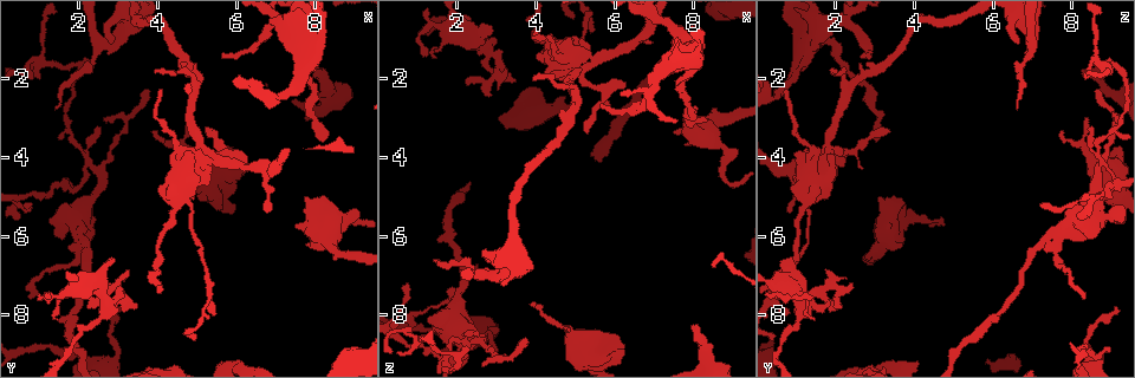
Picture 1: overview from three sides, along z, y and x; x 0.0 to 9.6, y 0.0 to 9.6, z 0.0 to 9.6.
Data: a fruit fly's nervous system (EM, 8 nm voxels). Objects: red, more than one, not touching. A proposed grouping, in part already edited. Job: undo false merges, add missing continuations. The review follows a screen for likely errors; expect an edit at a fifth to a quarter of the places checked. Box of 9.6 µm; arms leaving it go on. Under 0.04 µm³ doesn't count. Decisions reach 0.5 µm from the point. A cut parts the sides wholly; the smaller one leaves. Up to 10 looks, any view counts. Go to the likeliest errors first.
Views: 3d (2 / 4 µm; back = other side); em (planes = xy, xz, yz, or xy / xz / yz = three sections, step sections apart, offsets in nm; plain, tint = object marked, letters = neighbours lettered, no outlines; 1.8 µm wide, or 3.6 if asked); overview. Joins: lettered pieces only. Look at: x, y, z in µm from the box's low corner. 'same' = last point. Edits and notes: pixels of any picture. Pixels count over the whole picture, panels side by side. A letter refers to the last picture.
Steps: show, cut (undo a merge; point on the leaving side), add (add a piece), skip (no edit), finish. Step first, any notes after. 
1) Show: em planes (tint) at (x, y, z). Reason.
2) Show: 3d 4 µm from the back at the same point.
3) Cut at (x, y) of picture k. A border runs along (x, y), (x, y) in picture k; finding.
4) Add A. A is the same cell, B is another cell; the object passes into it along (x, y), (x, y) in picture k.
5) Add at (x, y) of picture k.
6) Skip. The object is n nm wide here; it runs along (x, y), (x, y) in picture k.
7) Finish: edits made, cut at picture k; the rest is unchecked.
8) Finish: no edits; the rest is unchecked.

Show: em xz step 16 (letters) at (2.70, 7.75, 1.20). Thin arm on a thick one.

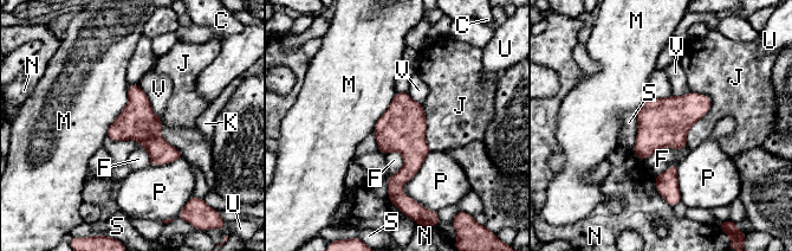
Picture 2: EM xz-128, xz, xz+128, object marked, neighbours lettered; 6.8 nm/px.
Show: em planes (letters) at the same point. Another direction.

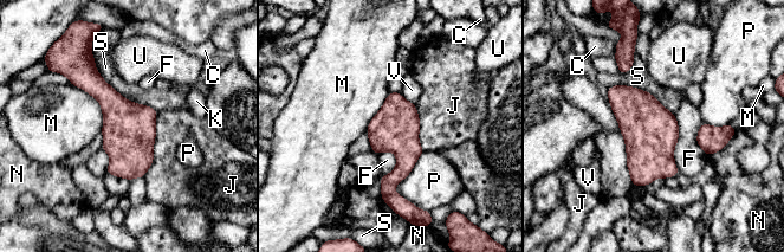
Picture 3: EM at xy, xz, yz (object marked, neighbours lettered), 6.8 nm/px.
Skip. C, F, J, K, M, N, P, S, U and V are other cells; a border runs along (70, 84), (98, 102), (102, 131) in picture 3; all the same neuron.

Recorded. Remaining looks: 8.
Show: 3d 2 µm at (7.75, 6.20, 3.75). Free end.

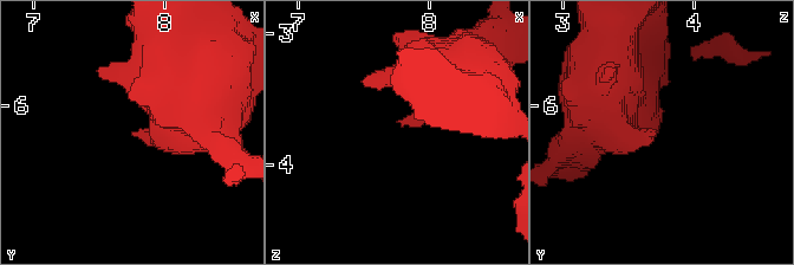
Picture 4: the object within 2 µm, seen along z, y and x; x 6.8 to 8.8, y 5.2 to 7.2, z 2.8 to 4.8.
Show: em 3.6 µm xy step 16 (letters) at (7.76, 6.20, 3.66).

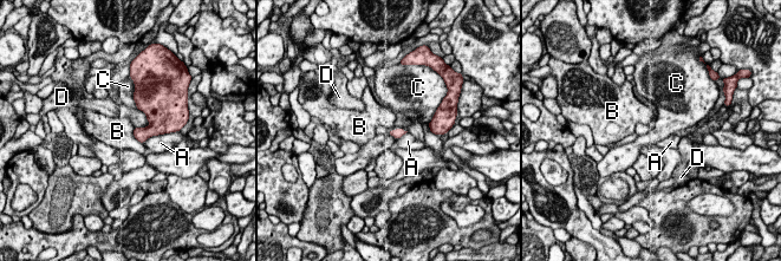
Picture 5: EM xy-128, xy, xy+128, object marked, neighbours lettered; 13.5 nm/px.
Skip. The object is 130 nm wide here; A, B, C and D are other cells; none of them fits.

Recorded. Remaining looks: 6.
Show: 3d 4 µm at (8.00, 1.80, 8.20). An open end.

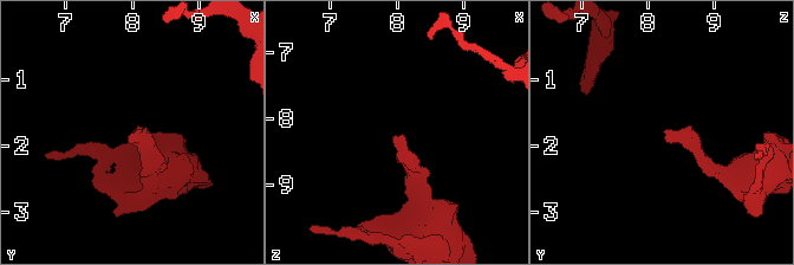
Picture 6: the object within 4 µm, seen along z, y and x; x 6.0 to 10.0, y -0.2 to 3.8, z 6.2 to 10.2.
Show: em xy step 16 (tint) at (8.05, 1.80, 8.25).

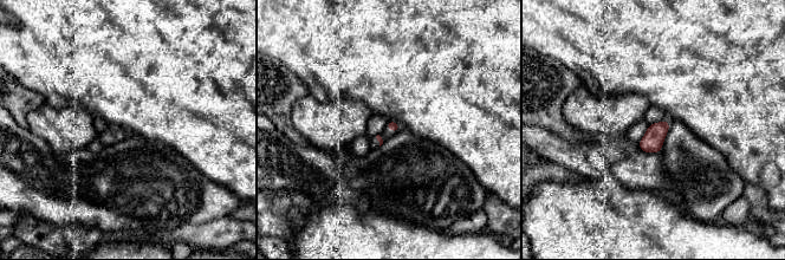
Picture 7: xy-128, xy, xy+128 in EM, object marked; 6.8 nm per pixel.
Show: em planes (letters) at the same point.

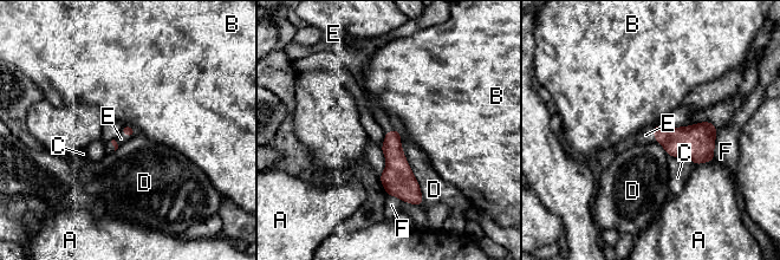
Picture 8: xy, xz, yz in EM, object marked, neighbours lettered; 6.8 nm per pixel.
Add E. E is the same cell, A, B, C, D and F are other cells; the object passes into it along (688, 141), (652, 132), (645, 135) in picture 8; the neuron continues.

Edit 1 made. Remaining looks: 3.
Show: em 3.6 µm planes (tint) at (4.80, 4.45, 1.65). Four arms meet.

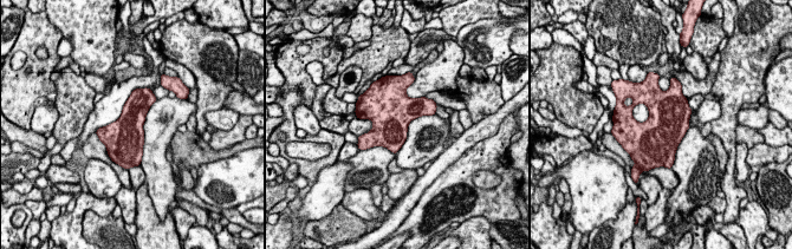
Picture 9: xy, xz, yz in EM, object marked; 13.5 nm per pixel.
Show: em 3.6 µm planes (letters) at the same point. What lies round it.

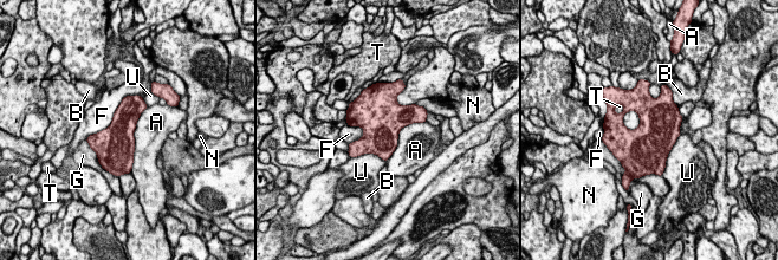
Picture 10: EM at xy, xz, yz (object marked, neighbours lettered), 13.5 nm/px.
Skip. A, B, F, G, N, T and U are other cells; a border runs along (147, 105), (136, 123), (130, 171) in picture 10; all the same neuron.

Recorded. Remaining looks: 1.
Finish: edits made, add at picture 8; the rest is unchecked.

